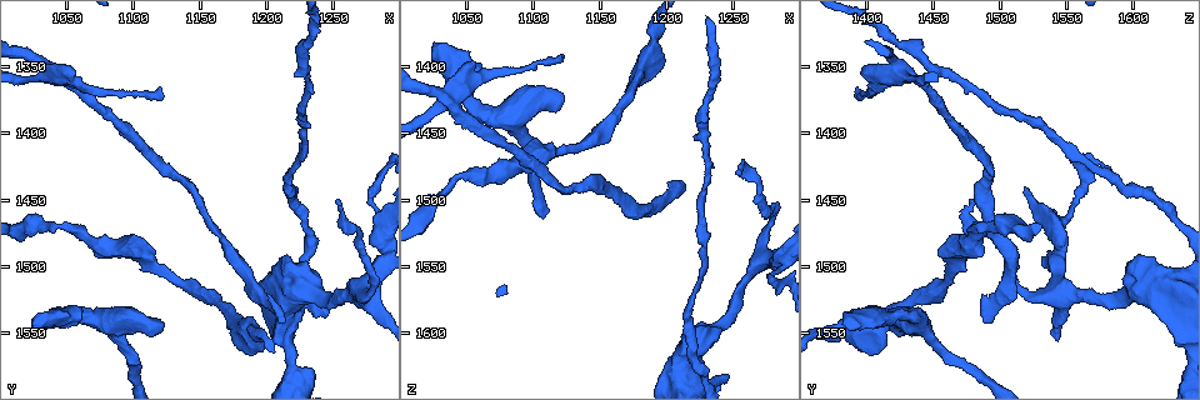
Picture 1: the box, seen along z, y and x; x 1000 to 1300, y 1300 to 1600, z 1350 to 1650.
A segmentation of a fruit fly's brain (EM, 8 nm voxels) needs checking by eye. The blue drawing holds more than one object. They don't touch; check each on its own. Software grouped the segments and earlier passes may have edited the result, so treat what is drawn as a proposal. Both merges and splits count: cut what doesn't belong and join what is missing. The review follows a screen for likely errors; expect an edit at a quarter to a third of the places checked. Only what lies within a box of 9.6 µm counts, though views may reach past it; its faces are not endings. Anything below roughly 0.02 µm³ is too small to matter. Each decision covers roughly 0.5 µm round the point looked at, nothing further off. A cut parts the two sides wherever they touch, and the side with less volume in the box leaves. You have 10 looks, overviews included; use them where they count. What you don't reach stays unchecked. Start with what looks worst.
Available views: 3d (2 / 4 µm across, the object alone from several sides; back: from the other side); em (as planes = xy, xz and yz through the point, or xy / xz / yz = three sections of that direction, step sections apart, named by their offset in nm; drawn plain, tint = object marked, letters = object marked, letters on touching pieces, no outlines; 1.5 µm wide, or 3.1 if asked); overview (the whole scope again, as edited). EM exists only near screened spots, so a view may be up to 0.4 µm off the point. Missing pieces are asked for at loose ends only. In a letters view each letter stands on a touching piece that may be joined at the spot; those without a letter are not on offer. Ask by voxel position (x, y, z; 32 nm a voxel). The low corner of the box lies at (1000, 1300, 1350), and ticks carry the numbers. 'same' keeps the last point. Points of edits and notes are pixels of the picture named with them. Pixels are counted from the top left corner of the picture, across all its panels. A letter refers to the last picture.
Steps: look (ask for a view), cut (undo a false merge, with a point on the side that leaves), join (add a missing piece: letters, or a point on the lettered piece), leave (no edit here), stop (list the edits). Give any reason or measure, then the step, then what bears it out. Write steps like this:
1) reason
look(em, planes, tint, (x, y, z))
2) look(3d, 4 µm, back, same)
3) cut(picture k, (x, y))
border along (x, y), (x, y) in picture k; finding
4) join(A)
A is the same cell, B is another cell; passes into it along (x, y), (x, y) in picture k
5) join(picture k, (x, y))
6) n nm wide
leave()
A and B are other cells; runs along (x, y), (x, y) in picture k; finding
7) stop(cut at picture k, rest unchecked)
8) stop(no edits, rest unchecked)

thick end
look(3d, 2 µm, (1024, 1542, 1382))

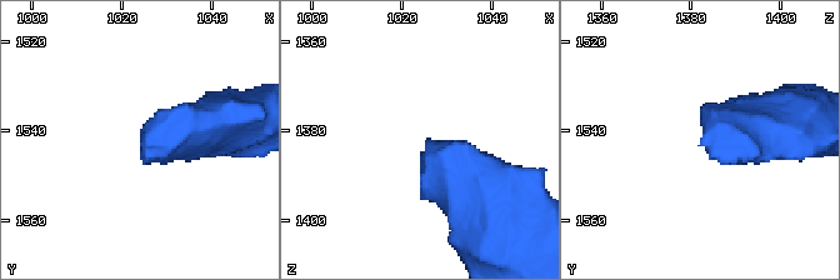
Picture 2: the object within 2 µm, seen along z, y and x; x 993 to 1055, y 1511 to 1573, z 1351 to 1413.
now the EM
look(em, planes, letters, (1025, 1543, 1382))

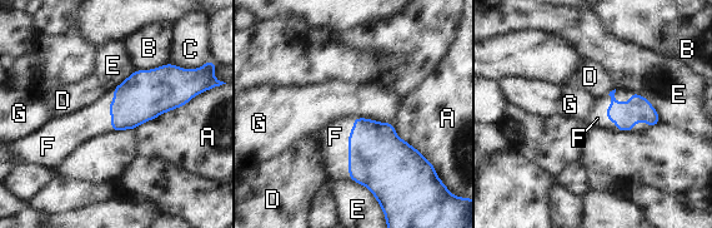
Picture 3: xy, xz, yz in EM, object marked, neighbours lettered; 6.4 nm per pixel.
join(picture 3, (335, 137))
F is the same cell, A, B, C, D, E and G are other cells; passes into it along (379, 159), (349, 148), (335, 137) in picture 3; the neuron continues

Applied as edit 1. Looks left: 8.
look(overview)

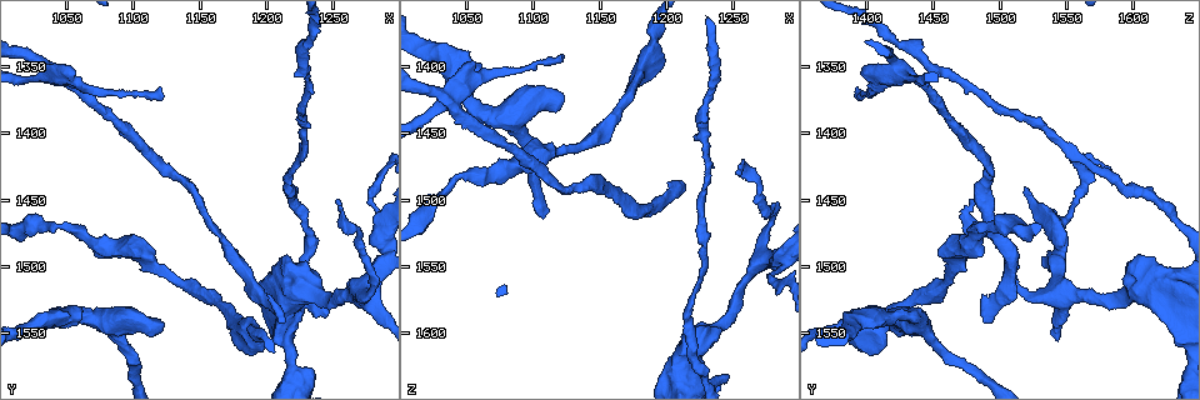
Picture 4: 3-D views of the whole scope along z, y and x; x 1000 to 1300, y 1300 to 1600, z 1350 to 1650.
an open end
look(3d, 4 µm, (1186, 1566, 1404))

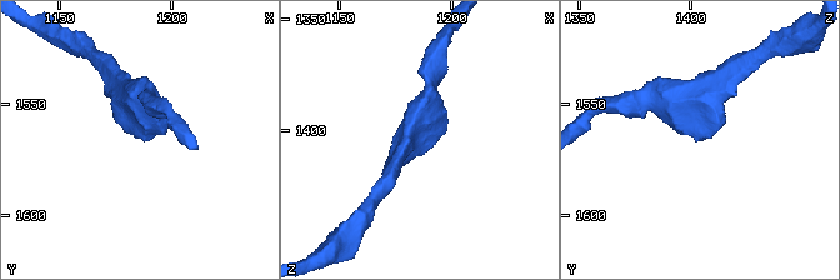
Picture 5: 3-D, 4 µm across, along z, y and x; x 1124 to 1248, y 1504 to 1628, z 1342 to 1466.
look(em, yz, step 8, letters, (1187, 1567, 1404))

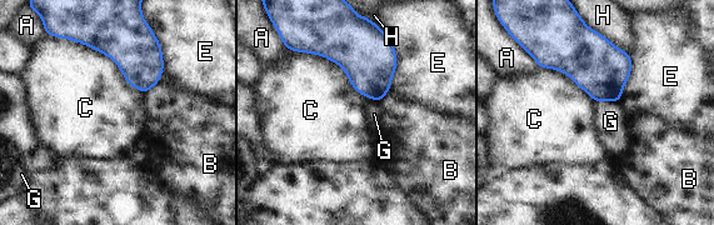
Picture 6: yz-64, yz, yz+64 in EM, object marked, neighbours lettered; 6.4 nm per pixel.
leave()
A, B, C, E, G and H are other cells; no lettered piece goes on from it

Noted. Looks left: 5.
branch stops here
look(em, xy, step 4, tint, (1122, 1364, 1392))

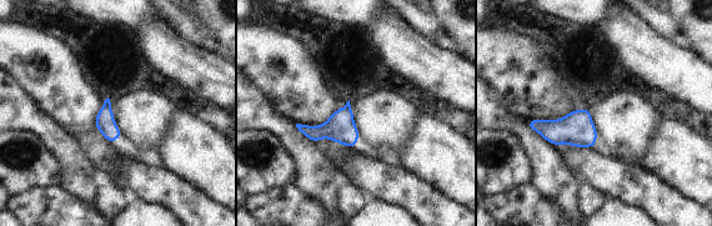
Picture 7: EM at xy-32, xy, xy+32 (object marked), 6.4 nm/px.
look(em, planes, letters, same)

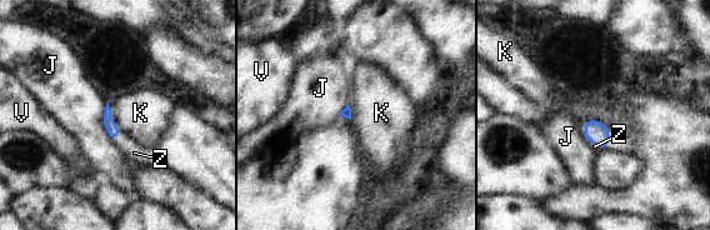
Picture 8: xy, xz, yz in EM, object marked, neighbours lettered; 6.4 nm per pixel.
J touches over 260 nm
join(picture 8, (134, 153))
Z is the same cell, J, K and V are other cells; passes into it along (108, 120), (118, 136), (134, 153) in picture 8; the neuron continues

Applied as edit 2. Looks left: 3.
touches itself
look(3d, 4 µm, (1216, 1502, 1604))

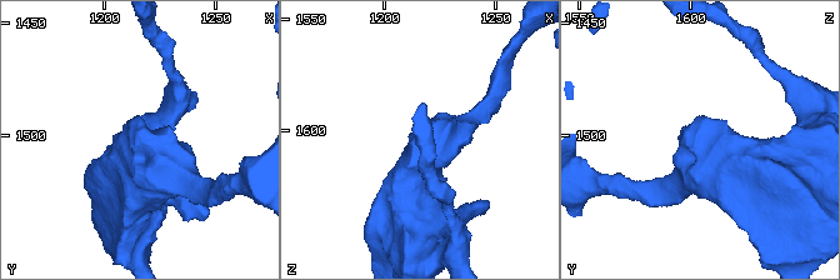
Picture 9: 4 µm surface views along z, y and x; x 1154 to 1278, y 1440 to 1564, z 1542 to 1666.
look(em, xz, step 8, tint, (1217, 1501, 1603))

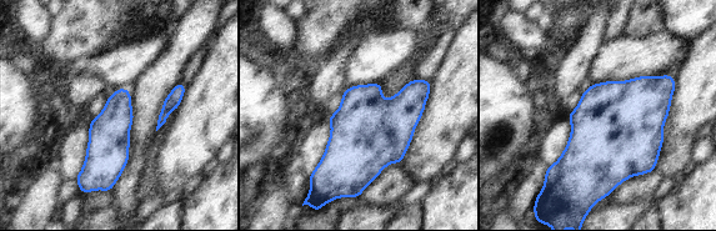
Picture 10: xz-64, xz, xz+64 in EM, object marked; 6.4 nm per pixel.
cut it another way
look(em, planes, letters, same)

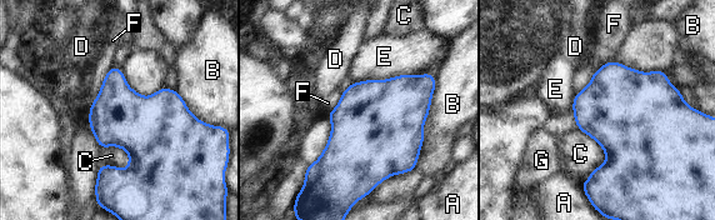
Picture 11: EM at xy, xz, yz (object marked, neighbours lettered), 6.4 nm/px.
380 nm wide; B touches over 650 nm
leave()
A, B, C, D, E, F and G are other cells; continuous, no second neuron

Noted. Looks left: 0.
stop(join at picture 3, join at picture 8, rest unchecked)

